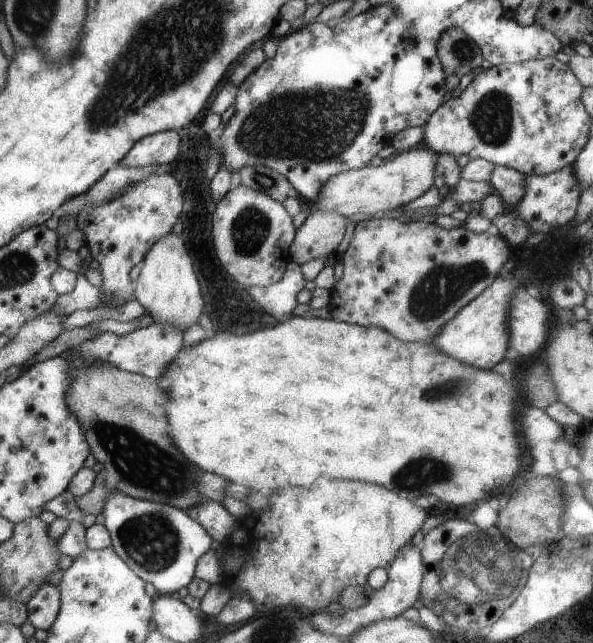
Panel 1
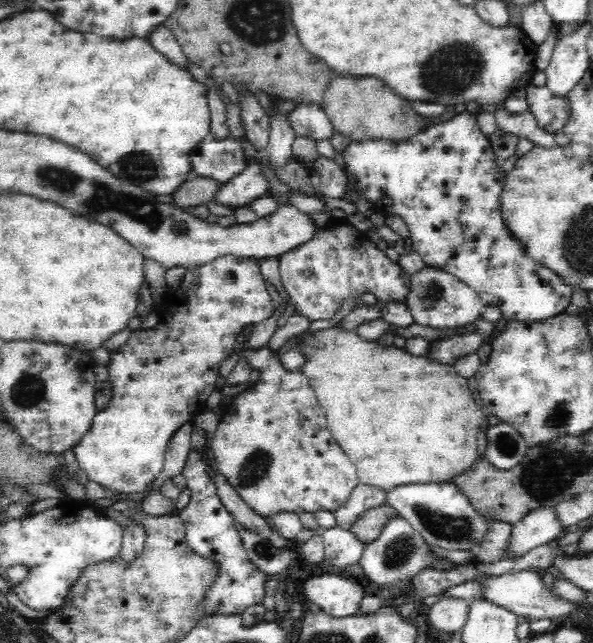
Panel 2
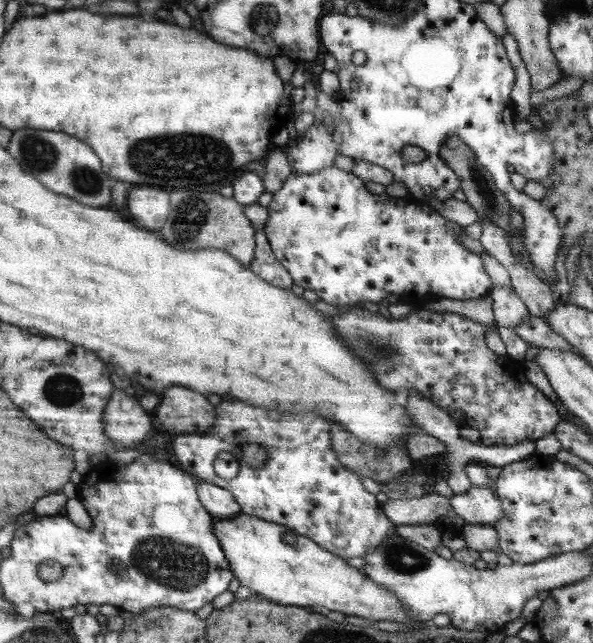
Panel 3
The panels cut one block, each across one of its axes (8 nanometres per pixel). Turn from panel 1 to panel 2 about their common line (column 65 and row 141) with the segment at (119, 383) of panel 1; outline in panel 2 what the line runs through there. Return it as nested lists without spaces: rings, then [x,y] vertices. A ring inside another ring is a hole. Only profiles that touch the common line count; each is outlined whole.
[[[336,75],[325,88],[323,111],[327,114],[333,128],[356,142],[362,139],[388,139],[400,143],[404,139],[428,130],[426,117],[418,114],[412,102],[392,92],[382,80],[358,75]]]

